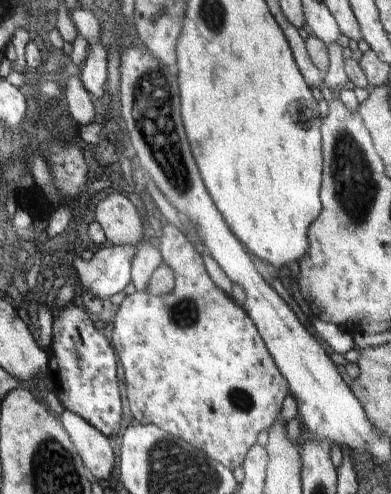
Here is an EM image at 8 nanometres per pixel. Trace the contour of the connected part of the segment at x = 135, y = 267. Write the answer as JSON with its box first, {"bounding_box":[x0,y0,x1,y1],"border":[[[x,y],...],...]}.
{"bounding_box":[131,242,161,292],"border":[[[139,242],[135,256],[131,258],[131,282],[137,292],[143,292],[147,288],[147,282],[155,268],[161,264],[161,252],[153,248],[149,242]]]}

